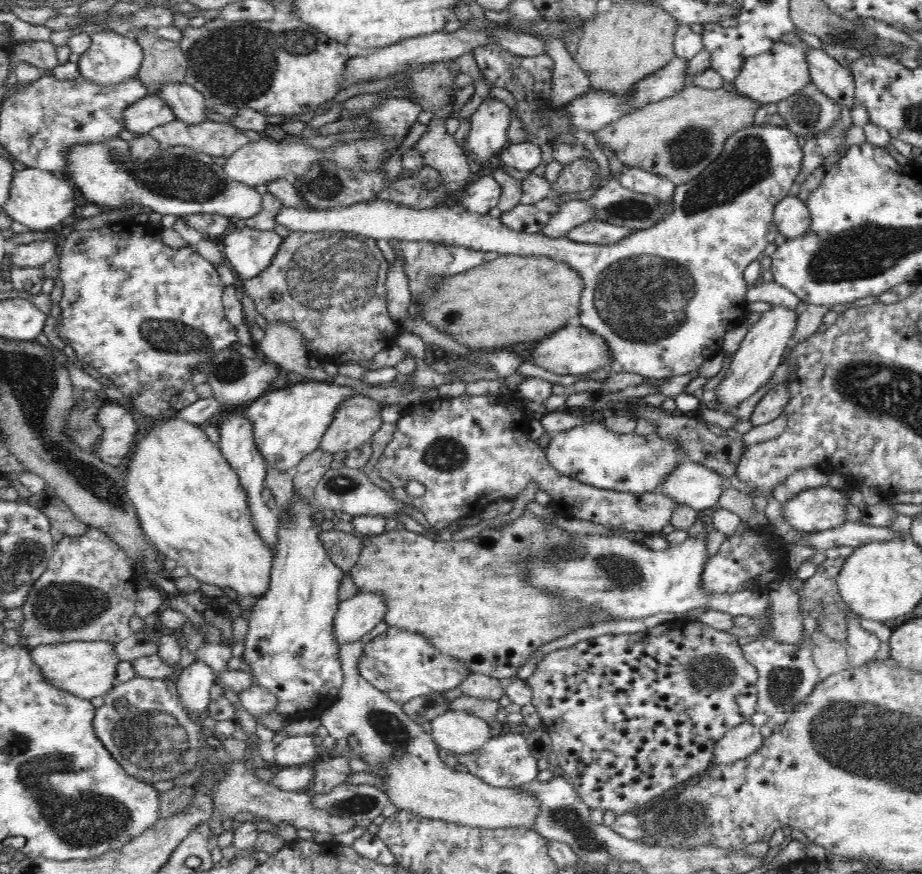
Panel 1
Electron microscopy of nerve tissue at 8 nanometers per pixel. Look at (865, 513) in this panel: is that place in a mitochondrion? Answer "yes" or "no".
no

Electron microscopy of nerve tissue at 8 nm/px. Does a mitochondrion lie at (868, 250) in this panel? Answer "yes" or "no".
yes

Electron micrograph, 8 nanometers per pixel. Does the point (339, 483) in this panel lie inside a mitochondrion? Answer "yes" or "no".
yes

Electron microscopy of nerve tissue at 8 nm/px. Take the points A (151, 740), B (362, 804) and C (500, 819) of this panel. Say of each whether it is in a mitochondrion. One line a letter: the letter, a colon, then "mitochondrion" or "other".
A: mitochondrion
B: mitochondrion
C: other

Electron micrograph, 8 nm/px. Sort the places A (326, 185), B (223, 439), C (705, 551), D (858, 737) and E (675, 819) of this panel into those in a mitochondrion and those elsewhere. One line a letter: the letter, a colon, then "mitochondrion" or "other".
A: mitochondrion
B: other
C: other
D: mitochondrion
E: mitochondrion

